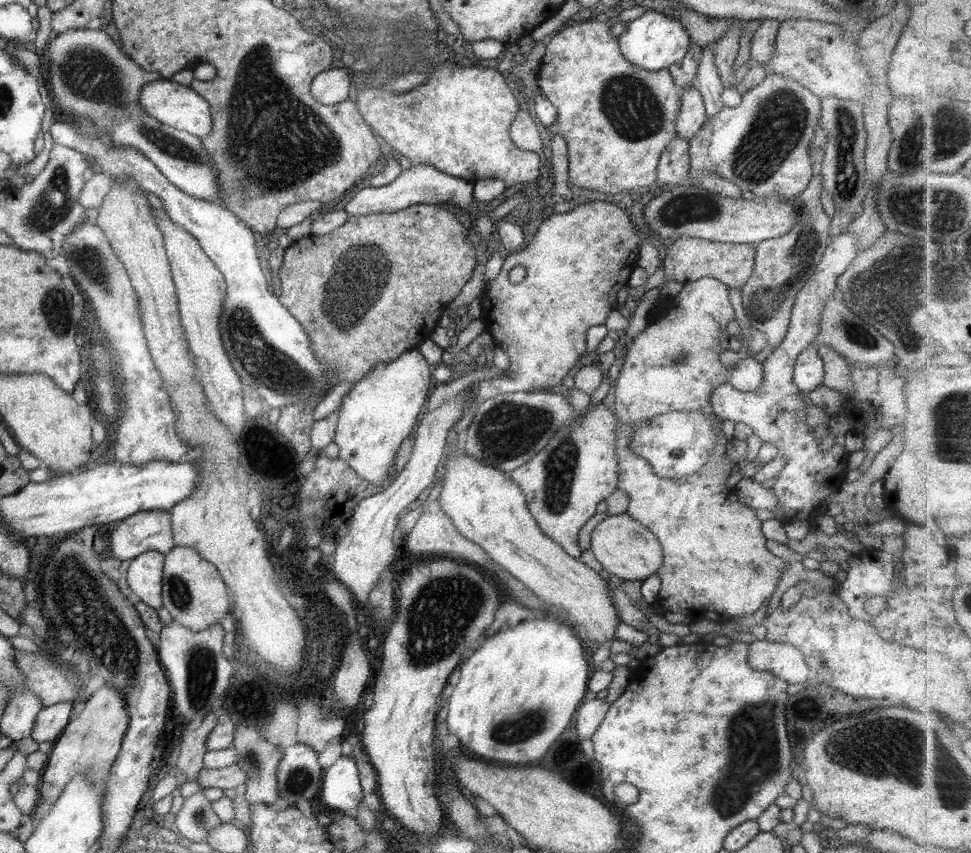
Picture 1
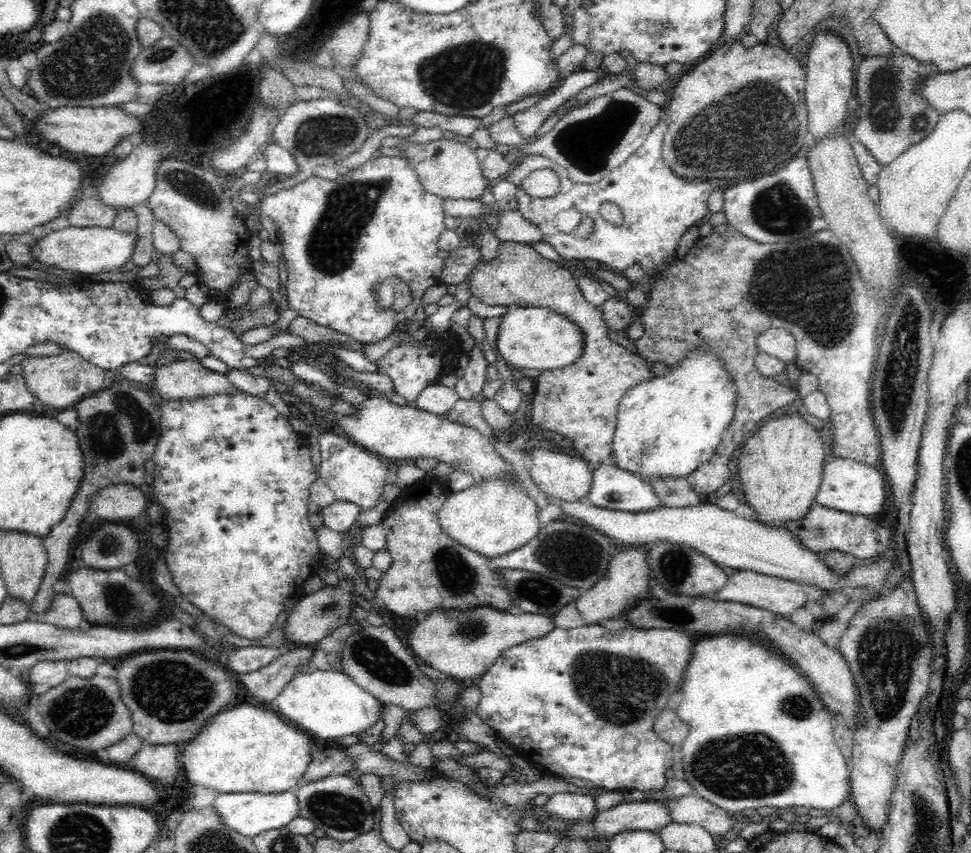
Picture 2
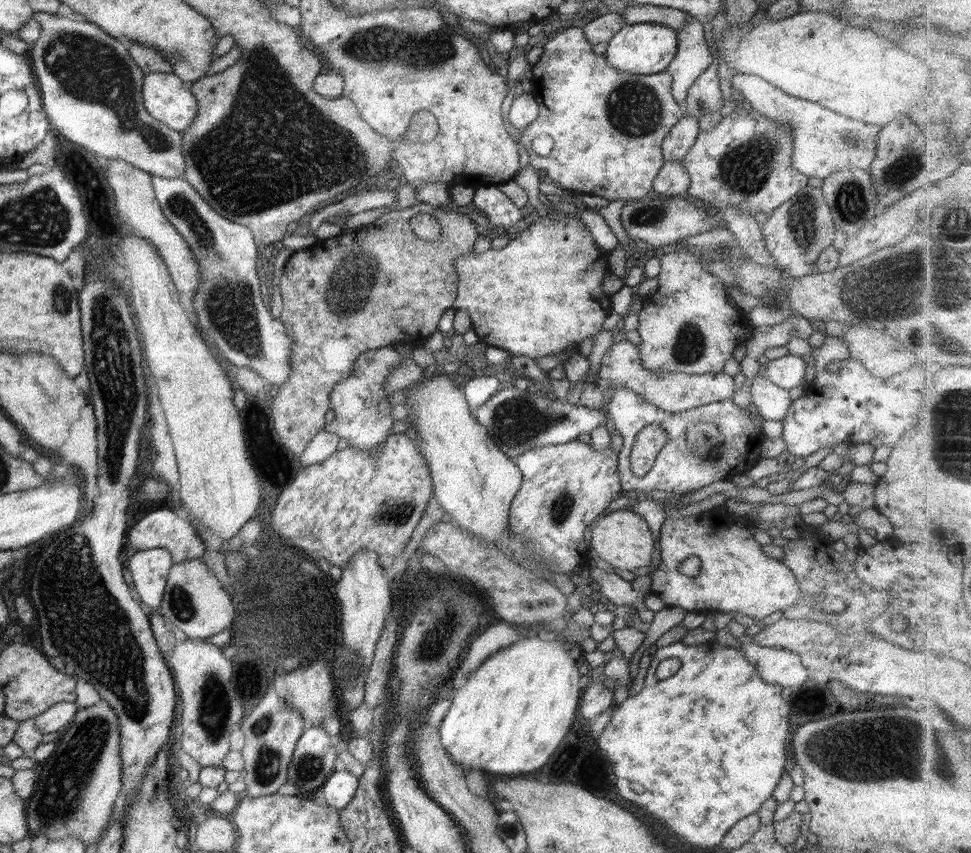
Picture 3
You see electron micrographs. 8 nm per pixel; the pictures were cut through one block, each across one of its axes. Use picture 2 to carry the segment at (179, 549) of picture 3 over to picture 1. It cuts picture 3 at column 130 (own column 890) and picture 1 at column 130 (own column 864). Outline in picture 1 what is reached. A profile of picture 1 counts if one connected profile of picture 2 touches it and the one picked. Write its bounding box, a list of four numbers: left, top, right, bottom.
[105,510,174,562]

